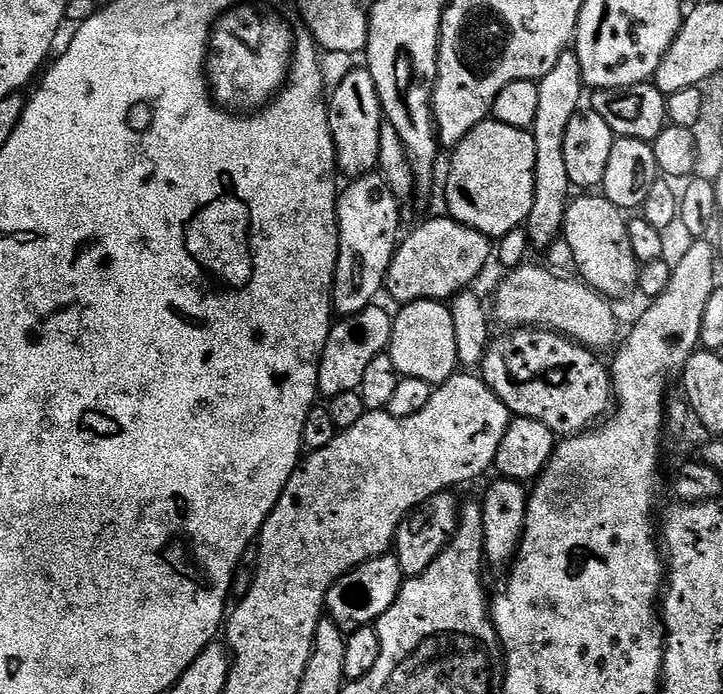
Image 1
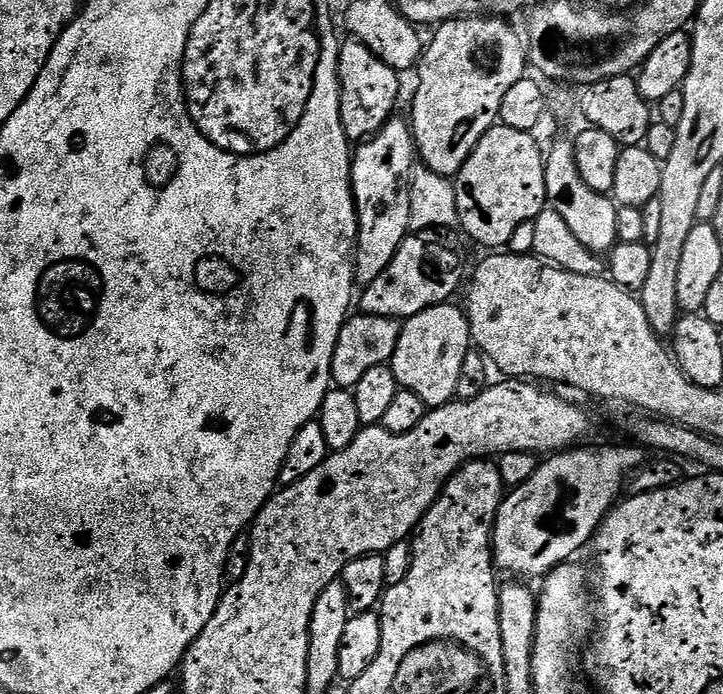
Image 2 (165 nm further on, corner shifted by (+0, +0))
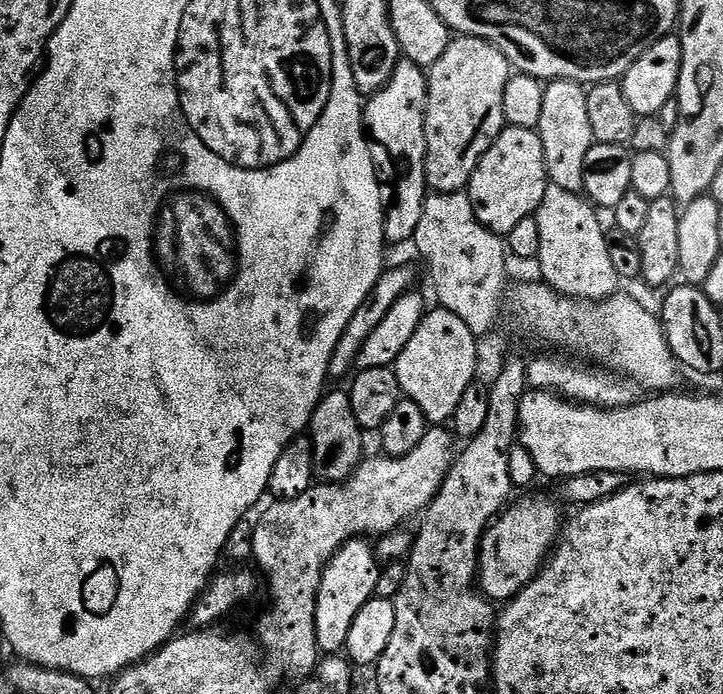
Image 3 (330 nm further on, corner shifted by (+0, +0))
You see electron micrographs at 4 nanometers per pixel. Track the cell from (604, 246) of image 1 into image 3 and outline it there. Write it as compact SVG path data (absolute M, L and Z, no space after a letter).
M554 80L545 87L544 101L542 102L542 118L538 129L542 138L542 150L546 154L546 166L548 178L551 183L562 186L562 190L583 193L584 167L586 166L586 154L590 154L592 145L592 131L590 130L590 114L586 111L588 94L585 85L575 84L573 80Z

